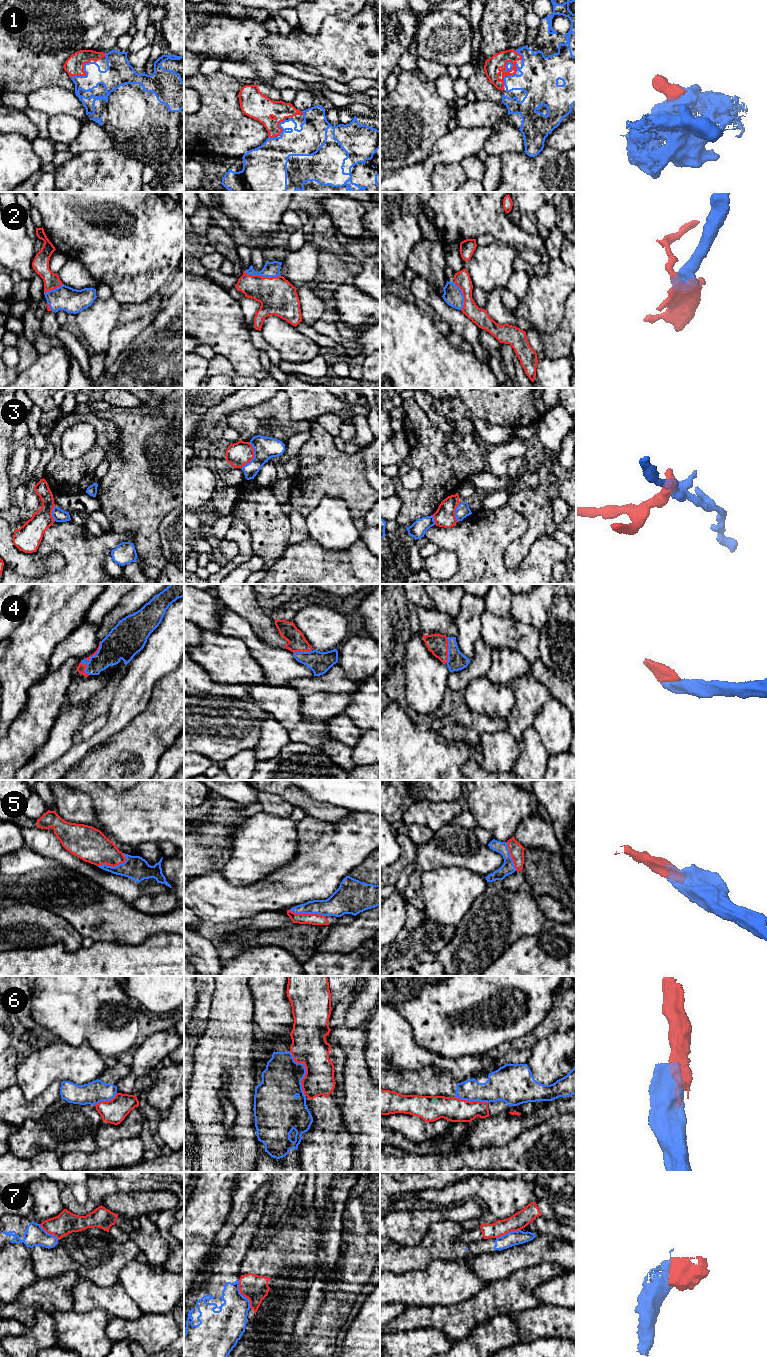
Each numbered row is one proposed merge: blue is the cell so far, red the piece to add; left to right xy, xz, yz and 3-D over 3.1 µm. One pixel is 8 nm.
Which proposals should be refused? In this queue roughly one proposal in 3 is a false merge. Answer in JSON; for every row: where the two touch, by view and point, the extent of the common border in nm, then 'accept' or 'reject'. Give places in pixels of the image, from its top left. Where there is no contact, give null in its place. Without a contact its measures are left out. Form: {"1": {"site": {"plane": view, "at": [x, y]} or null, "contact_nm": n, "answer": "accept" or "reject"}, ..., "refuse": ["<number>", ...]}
{"1": {"site": {"plane": "xy", "at": [86, 74]}, "contact_nm": 220, "answer": "accept"}, "2": {"site": {"plane": "xz", "at": [262, 276]}, "contact_nm": 300, "answer": "accept"}, "3": {"site": {"plane": "xz", "at": [254, 456]}, "contact_nm": 220, "answer": "reject"}, "4": {"site": {"plane": "yz", "at": [448, 650]}, "contact_nm": 200, "answer": "accept"}, "5": {"site": {"plane": "xz", "at": [307, 913]}, "contact_nm": 300, "answer": "accept"}, "6": {"site": {"plane": "xz", "at": [305, 1071]}, "contact_nm": 400, "answer": "reject"}, "7": {"site": {"plane": "xz", "at": [241, 1294]}, "contact_nm": 240, "answer": "reject"}, "refuse": ["3", "6", "7"]}

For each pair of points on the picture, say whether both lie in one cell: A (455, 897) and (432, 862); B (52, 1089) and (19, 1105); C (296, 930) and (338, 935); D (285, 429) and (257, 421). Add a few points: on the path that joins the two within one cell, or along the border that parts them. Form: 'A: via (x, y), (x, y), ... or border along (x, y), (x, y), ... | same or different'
A: border along (460, 866), (442, 866), (422, 872) | different
B: via (45, 1097), (37, 1105), (27, 1105) | same
C: border along (330, 925), (330, 931), (318, 947), (317, 952) | different
D: via (278, 424), (274, 421), (264, 421) | same

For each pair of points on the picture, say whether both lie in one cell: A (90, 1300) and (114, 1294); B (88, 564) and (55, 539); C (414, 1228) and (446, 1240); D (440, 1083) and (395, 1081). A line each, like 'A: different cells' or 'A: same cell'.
A: same cell
B: same cell
C: different cells
D: same cell

